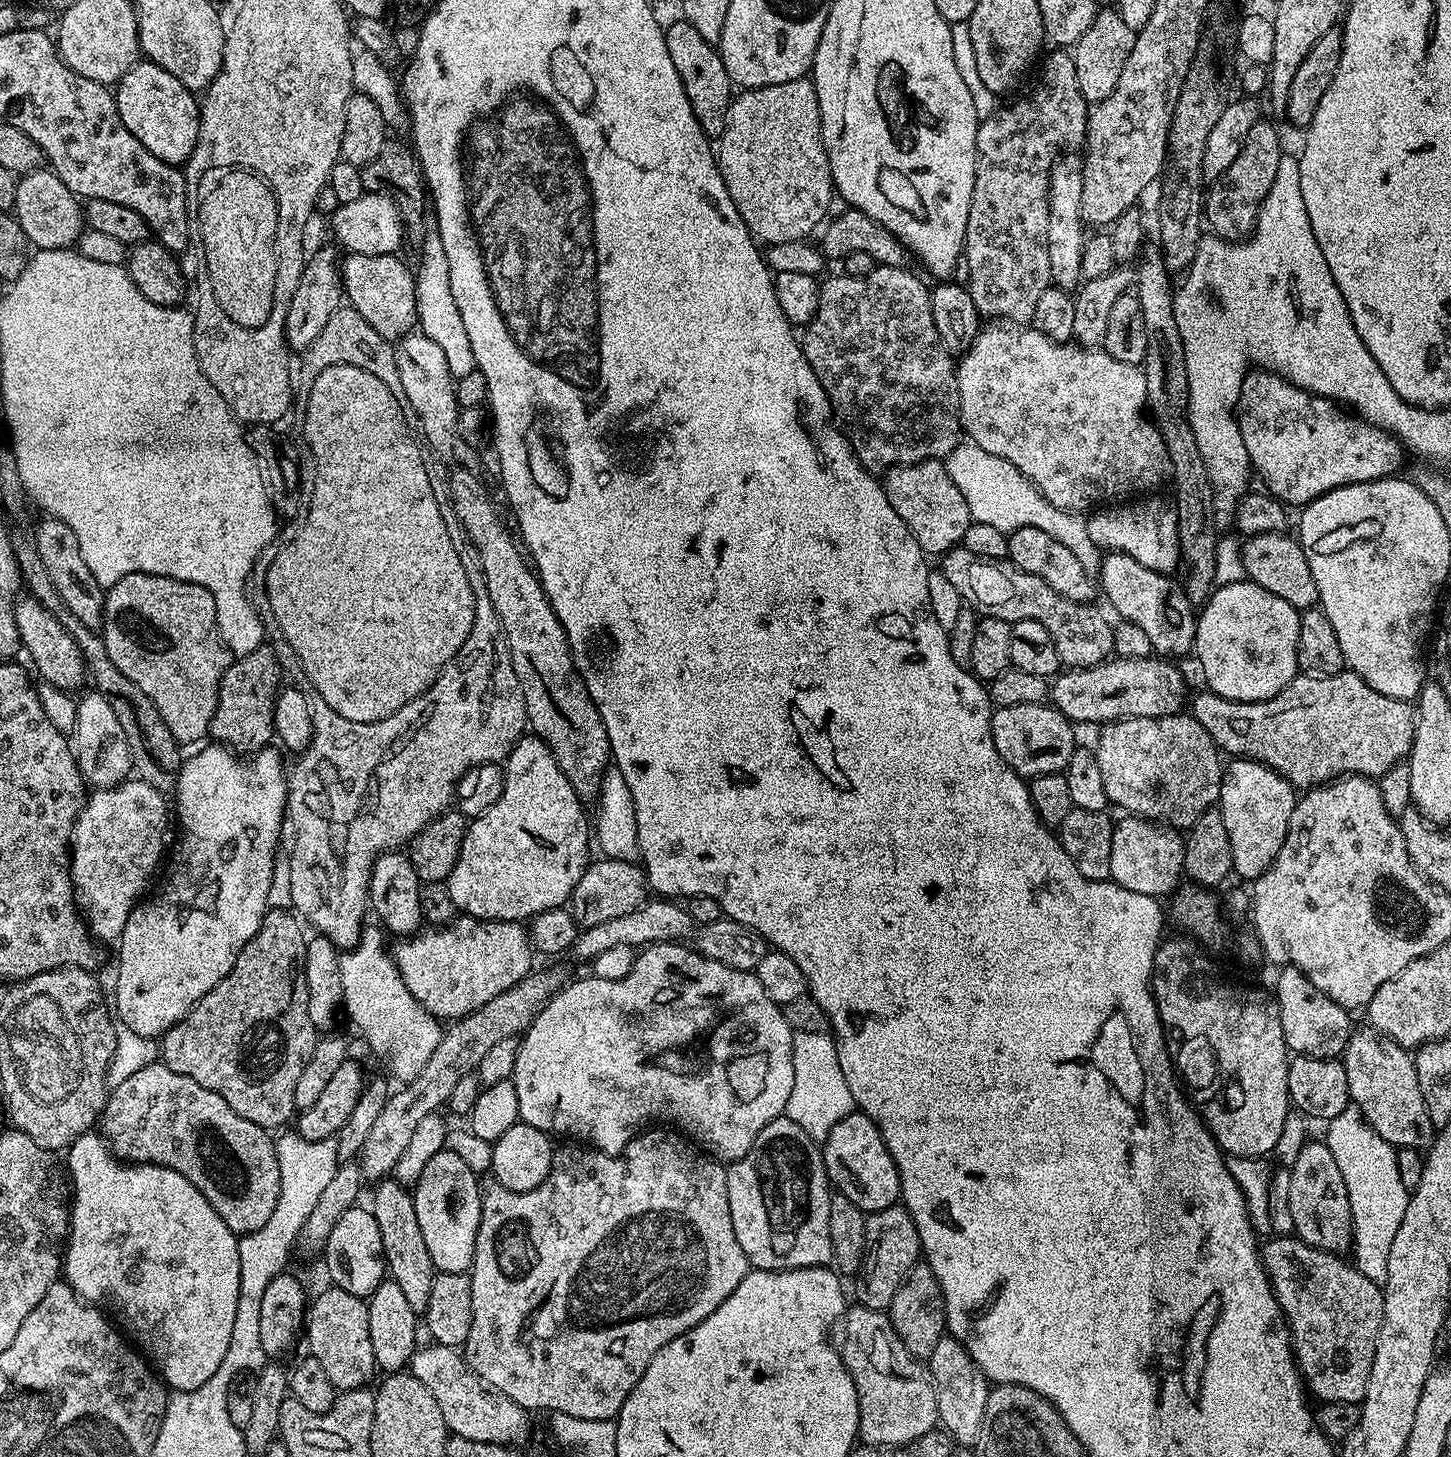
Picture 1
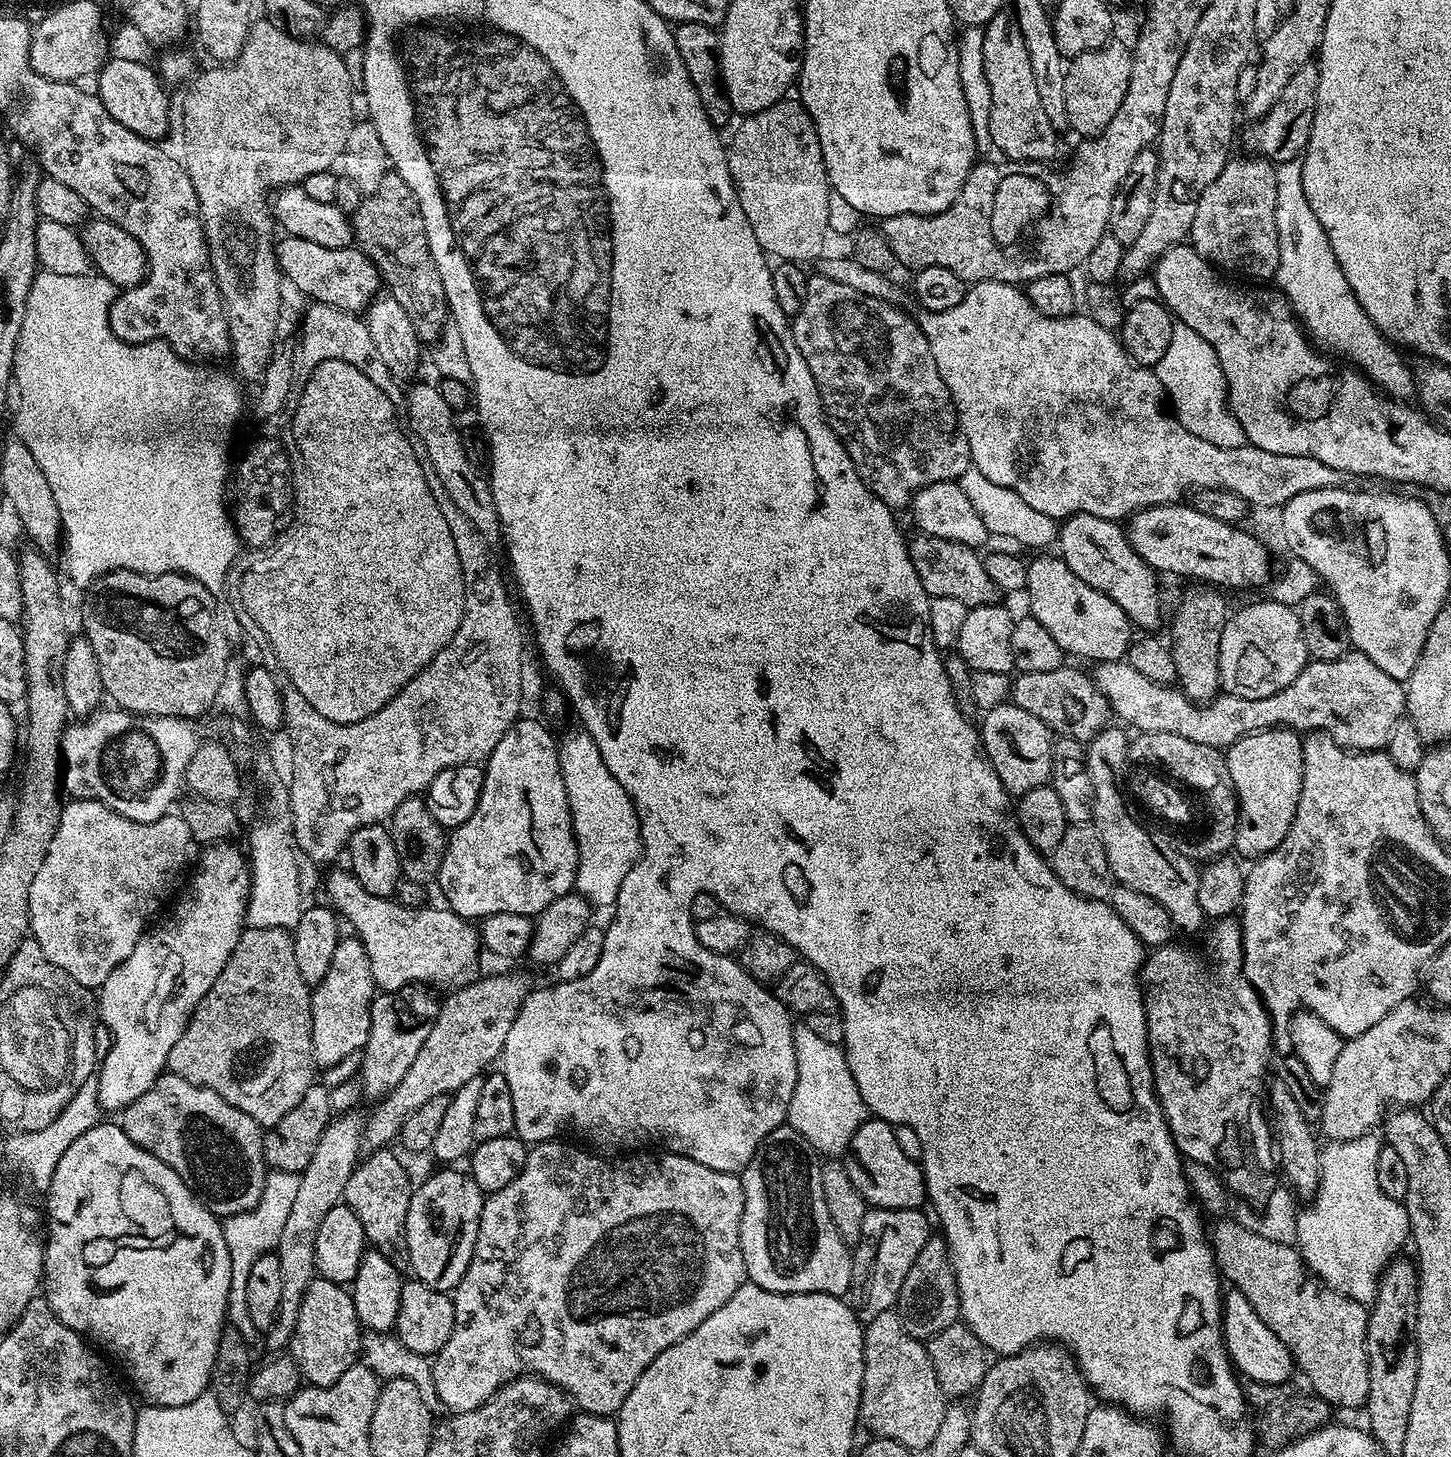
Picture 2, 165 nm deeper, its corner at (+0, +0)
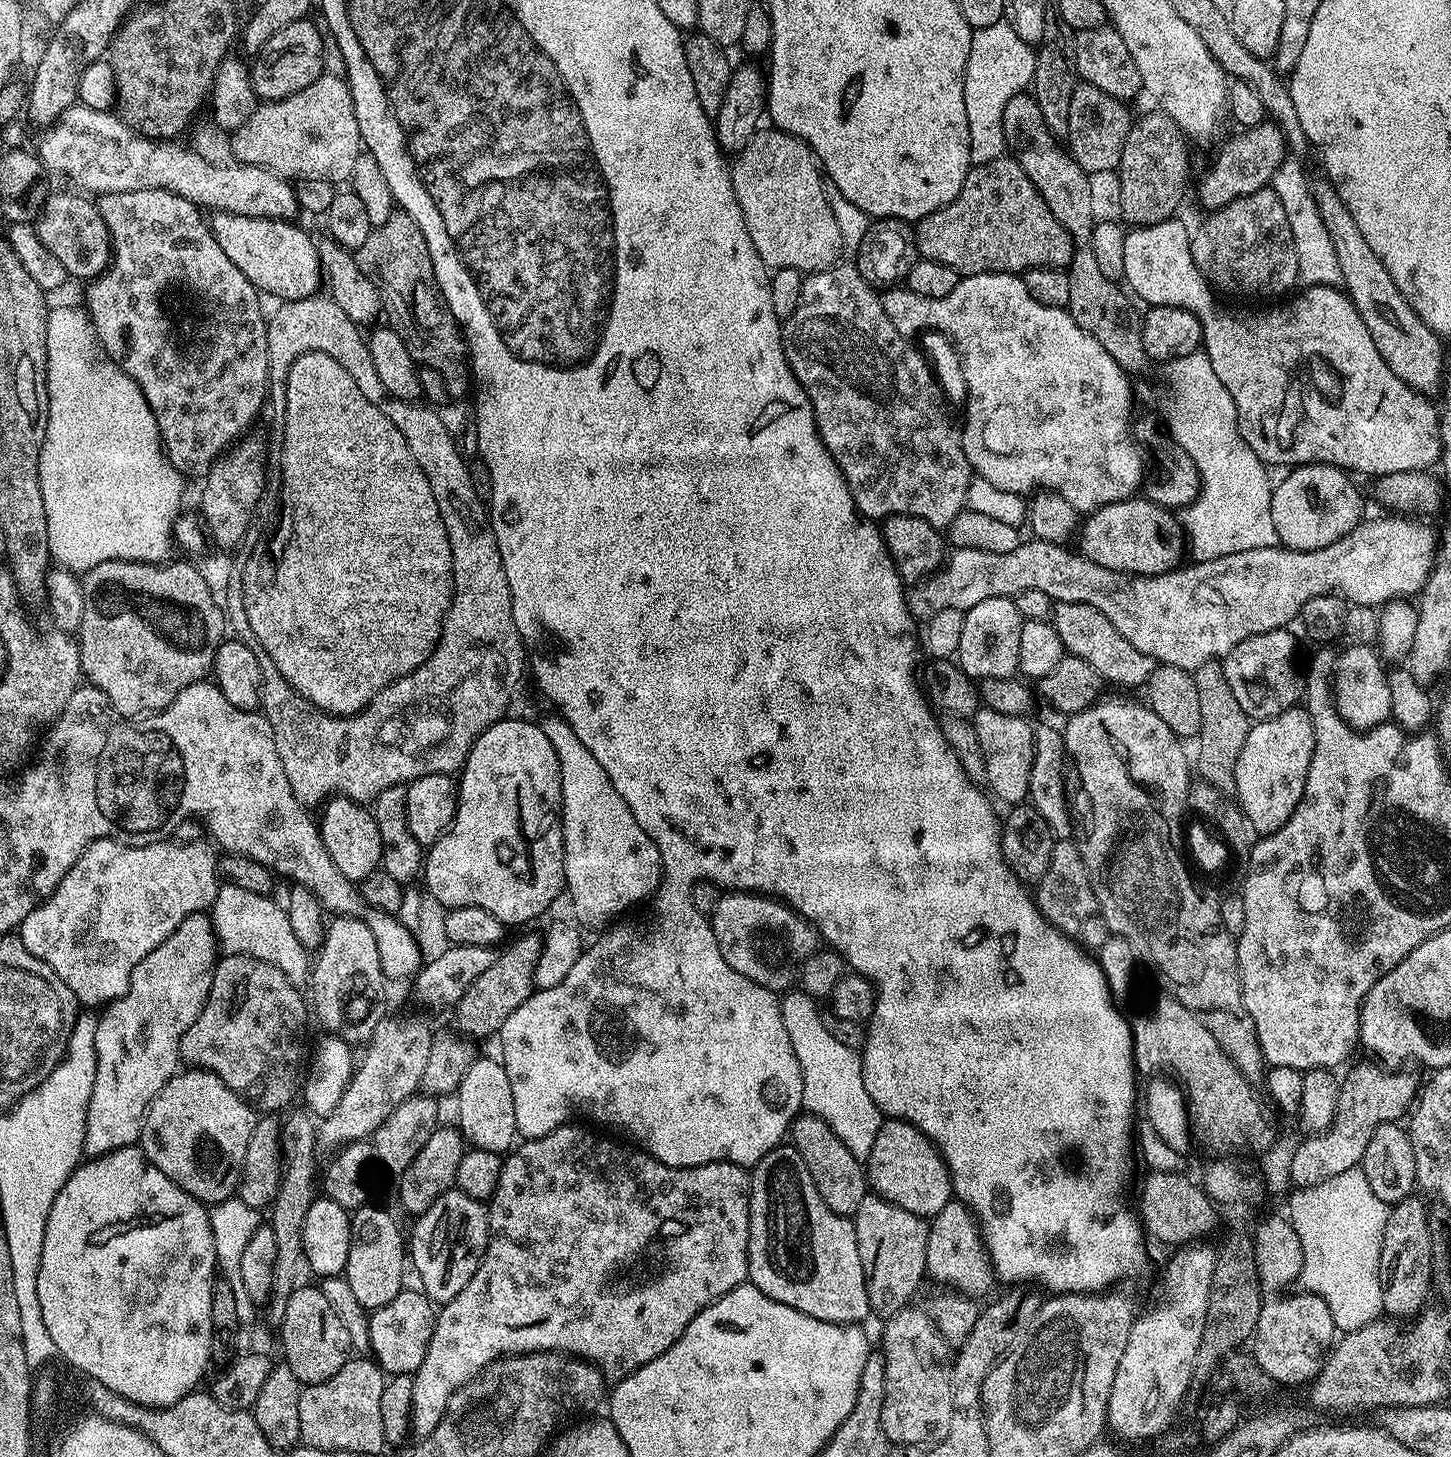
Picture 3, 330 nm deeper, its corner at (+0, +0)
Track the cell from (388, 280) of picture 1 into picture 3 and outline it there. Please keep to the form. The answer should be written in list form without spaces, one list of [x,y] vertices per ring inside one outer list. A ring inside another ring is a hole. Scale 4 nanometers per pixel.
[[[213,211],[210,216],[212,233],[218,242],[218,246],[222,246],[222,251],[225,252],[226,258],[230,258],[230,262],[234,262],[234,266],[238,266],[238,270],[242,270],[242,274],[246,274],[246,278],[250,278],[250,282],[261,293],[269,292],[272,296],[277,296],[277,301],[287,302],[290,300],[301,300],[307,296],[315,296],[322,288],[322,273],[320,271],[320,259],[318,258],[318,250],[316,249],[316,240],[313,237],[308,237],[302,229],[299,228],[299,223],[289,222],[287,220],[271,220],[269,216],[236,216],[233,212]]]

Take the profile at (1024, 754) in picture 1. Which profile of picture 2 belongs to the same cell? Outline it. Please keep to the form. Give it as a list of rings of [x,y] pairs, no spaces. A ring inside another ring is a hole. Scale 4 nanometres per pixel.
[[[1011,702],[1002,706],[994,706],[994,710],[983,713],[984,725],[979,725],[980,739],[984,745],[984,753],[994,766],[1002,786],[1009,797],[1019,798],[1038,786],[1049,783],[1052,774],[1052,741],[1054,733],[1042,722],[1042,718],[1034,718],[1018,705]]]

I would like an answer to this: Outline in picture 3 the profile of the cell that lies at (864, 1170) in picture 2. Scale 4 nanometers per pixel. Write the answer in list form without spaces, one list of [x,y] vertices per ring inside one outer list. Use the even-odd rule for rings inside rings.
[[[888,1118],[881,1123],[878,1138],[874,1138],[874,1150],[870,1150],[866,1161],[866,1175],[875,1195],[902,1206],[902,1210],[910,1210],[915,1216],[936,1216],[954,1196],[952,1176],[940,1151],[907,1120]]]

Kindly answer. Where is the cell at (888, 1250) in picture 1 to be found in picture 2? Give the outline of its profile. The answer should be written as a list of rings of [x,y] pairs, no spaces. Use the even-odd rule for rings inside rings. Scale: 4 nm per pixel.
[[[872,1208],[862,1222],[860,1241],[854,1246],[852,1258],[853,1285],[850,1289],[850,1303],[856,1316],[862,1322],[878,1318],[878,1314],[895,1309],[896,1299],[902,1290],[902,1282],[906,1282],[906,1274],[910,1274],[910,1266],[914,1266],[914,1258],[926,1246],[930,1229],[928,1220],[920,1208]]]

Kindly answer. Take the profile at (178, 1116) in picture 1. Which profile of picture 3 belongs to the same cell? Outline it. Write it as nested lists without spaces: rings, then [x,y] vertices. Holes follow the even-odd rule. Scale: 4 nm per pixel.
[[[180,1070],[177,1071],[175,1076],[168,1079],[166,1086],[162,1086],[162,1090],[158,1090],[156,1097],[148,1103],[148,1111],[144,1114],[144,1125],[140,1128],[138,1147],[154,1167],[162,1170],[162,1174],[166,1174],[166,1178],[173,1180],[179,1188],[189,1192],[189,1194],[193,1196],[194,1199],[199,1200],[201,1204],[205,1206],[221,1204],[223,1200],[233,1199],[234,1193],[237,1191],[240,1177],[244,1171],[246,1146],[250,1146],[250,1134],[254,1130],[257,1119],[257,1113],[254,1111],[252,1105],[249,1104],[248,1101],[243,1100],[237,1092],[230,1090],[230,1086],[226,1086],[222,1082],[222,1078],[218,1078],[212,1072],[205,1072],[203,1070]]]

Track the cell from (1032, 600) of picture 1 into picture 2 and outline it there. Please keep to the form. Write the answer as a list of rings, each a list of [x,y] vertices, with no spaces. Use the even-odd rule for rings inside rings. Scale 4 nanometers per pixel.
[[[916,534],[916,537],[908,540],[908,553],[928,597],[958,598],[958,602],[968,609],[977,608],[979,604],[997,603],[996,583],[990,574],[986,574],[981,553],[977,549],[946,538]]]

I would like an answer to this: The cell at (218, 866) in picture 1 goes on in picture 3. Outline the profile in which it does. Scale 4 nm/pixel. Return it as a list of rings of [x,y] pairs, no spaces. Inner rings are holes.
[[[190,914],[158,950],[150,950],[138,962],[127,994],[99,1013],[94,1030],[96,1077],[84,1135],[84,1151],[89,1157],[131,1148],[139,1141],[148,1103],[181,1067],[180,1039],[194,1018],[198,1018],[210,994],[217,959],[218,945],[211,915]]]

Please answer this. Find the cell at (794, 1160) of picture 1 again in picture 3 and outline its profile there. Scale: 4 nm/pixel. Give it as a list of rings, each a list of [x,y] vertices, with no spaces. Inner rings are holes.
[[[788,1142],[770,1150],[750,1172],[748,1198],[748,1280],[774,1302],[810,1314],[824,1322],[860,1324],[870,1316],[862,1258],[858,1258],[856,1225],[849,1217],[834,1214],[818,1194],[802,1154]]]

